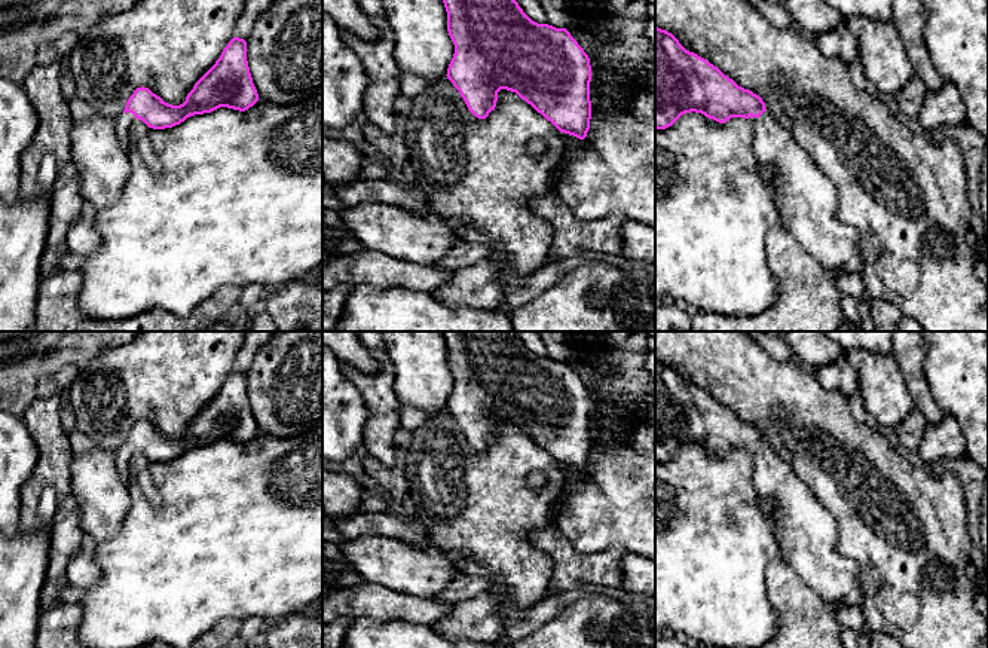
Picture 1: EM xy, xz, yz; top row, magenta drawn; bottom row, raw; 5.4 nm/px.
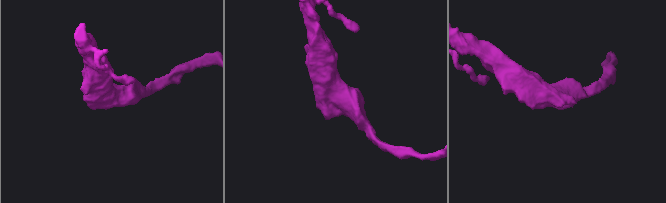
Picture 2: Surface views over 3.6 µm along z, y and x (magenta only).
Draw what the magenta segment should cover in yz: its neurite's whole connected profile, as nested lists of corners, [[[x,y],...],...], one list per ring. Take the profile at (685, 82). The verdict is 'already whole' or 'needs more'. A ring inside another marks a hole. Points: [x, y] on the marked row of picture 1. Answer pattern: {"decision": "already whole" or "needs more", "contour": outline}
{"decision": "needs more", "contour": [[[655,27],[655,129],[666,129],[691,111],[719,123],[731,117],[749,119],[752,155],[758,163],[770,165],[776,172],[771,198],[784,217],[790,235],[825,269],[841,269],[844,275],[863,275],[865,254],[859,247],[862,236],[838,218],[838,192],[833,183],[774,120],[759,95],[738,86],[707,59],[686,51],[672,33]]]}

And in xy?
{"decision": "needs more", "contour": [[[233,37],[215,64],[195,83],[183,104],[168,104],[149,88],[137,88],[114,120],[116,134],[129,153],[131,128],[137,119],[149,128],[165,129],[220,107],[245,111],[257,101],[259,94],[247,61],[247,42]]]}

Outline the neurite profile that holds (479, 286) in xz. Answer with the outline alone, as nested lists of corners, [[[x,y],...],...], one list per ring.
[[[483,260],[461,270],[429,294],[447,306],[498,311],[504,302],[504,268],[499,262]]]

